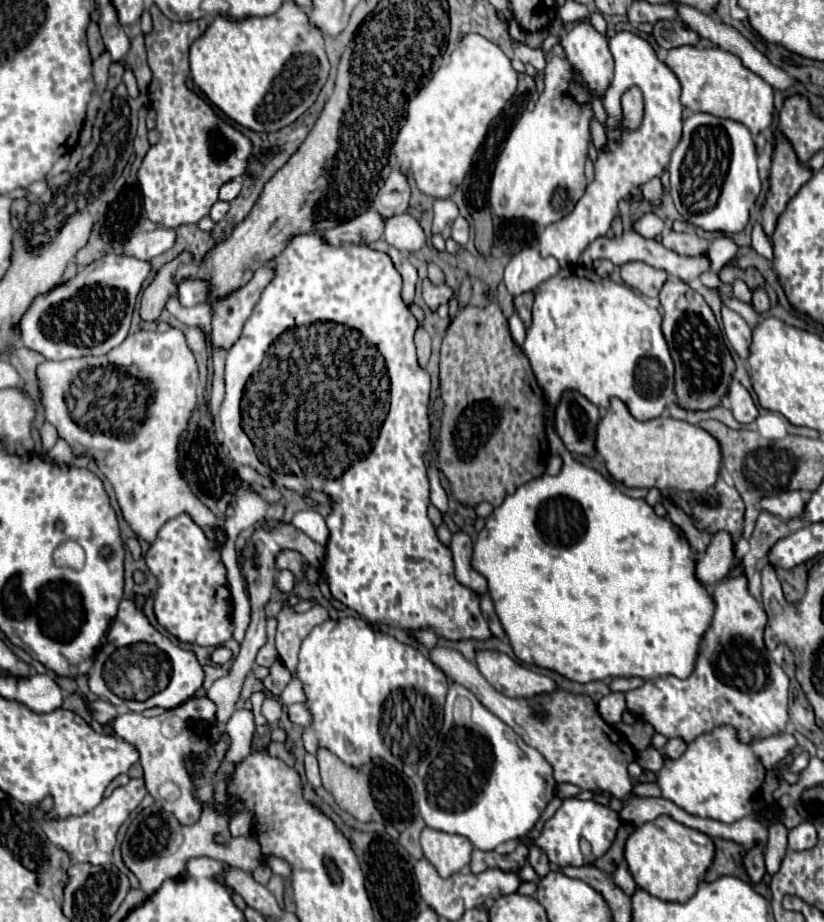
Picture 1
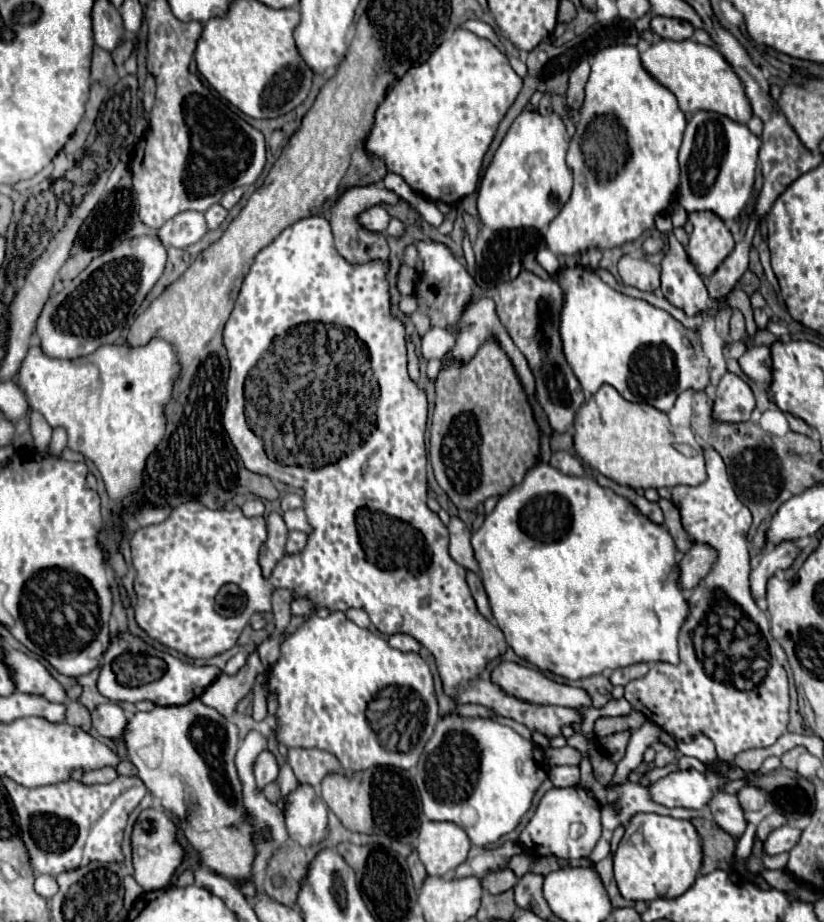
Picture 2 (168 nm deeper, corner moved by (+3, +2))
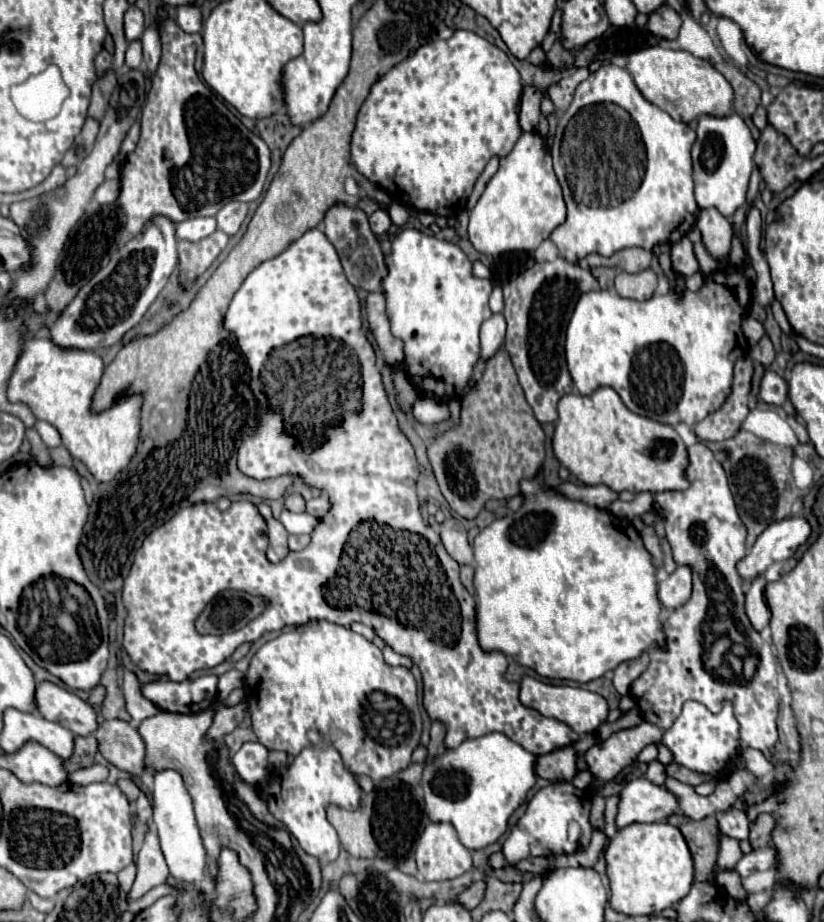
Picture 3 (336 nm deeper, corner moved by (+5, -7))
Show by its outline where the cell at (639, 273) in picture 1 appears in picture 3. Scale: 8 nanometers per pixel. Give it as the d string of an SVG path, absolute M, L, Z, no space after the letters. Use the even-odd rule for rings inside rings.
M651 269L635 273L635 275L617 273L617 277L615 277L615 289L621 297L645 301L653 295L655 287L657 287L657 275Z

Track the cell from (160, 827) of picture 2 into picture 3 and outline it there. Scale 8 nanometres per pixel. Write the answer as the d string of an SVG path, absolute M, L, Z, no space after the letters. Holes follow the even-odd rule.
M147 831L143 849L137 855L135 865L137 865L137 877L135 877L135 883L129 891L131 899L143 897L149 889L165 883L165 879L169 877L169 869L167 869L165 857L161 853L159 837L155 831Z

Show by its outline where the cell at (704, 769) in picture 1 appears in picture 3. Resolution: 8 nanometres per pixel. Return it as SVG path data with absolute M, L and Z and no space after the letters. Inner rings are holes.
M647 777L625 783L619 793L615 825L627 827L631 823L665 821L677 809L677 799L671 791L653 785Z

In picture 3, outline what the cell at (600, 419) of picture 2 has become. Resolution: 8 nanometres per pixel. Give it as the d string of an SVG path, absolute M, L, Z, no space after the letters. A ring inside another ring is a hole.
M599 387L591 395L583 397L577 393L567 393L557 403L557 421L555 421L555 433L553 433L553 453L559 459L561 465L565 465L581 483L585 485L607 485L613 491L683 491L689 487L689 481L685 479L687 469L687 447L683 445L681 437L675 433L671 425L663 425L657 421L651 421L647 417L641 417L633 411L629 411L621 397L611 387Z

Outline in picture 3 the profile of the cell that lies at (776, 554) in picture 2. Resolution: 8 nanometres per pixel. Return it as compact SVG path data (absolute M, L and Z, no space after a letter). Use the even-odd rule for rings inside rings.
M753 579L747 587L747 593L745 593L745 613L753 625L755 631L763 631L767 625L769 625L769 607L765 603L765 581L761 579Z

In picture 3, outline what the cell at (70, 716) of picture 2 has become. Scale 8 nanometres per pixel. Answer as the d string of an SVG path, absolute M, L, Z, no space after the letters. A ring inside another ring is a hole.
M93 735L77 737L75 739L75 753L71 759L65 761L67 773L73 773L73 771L83 769L83 767L91 767L95 753L97 753L97 739Z

